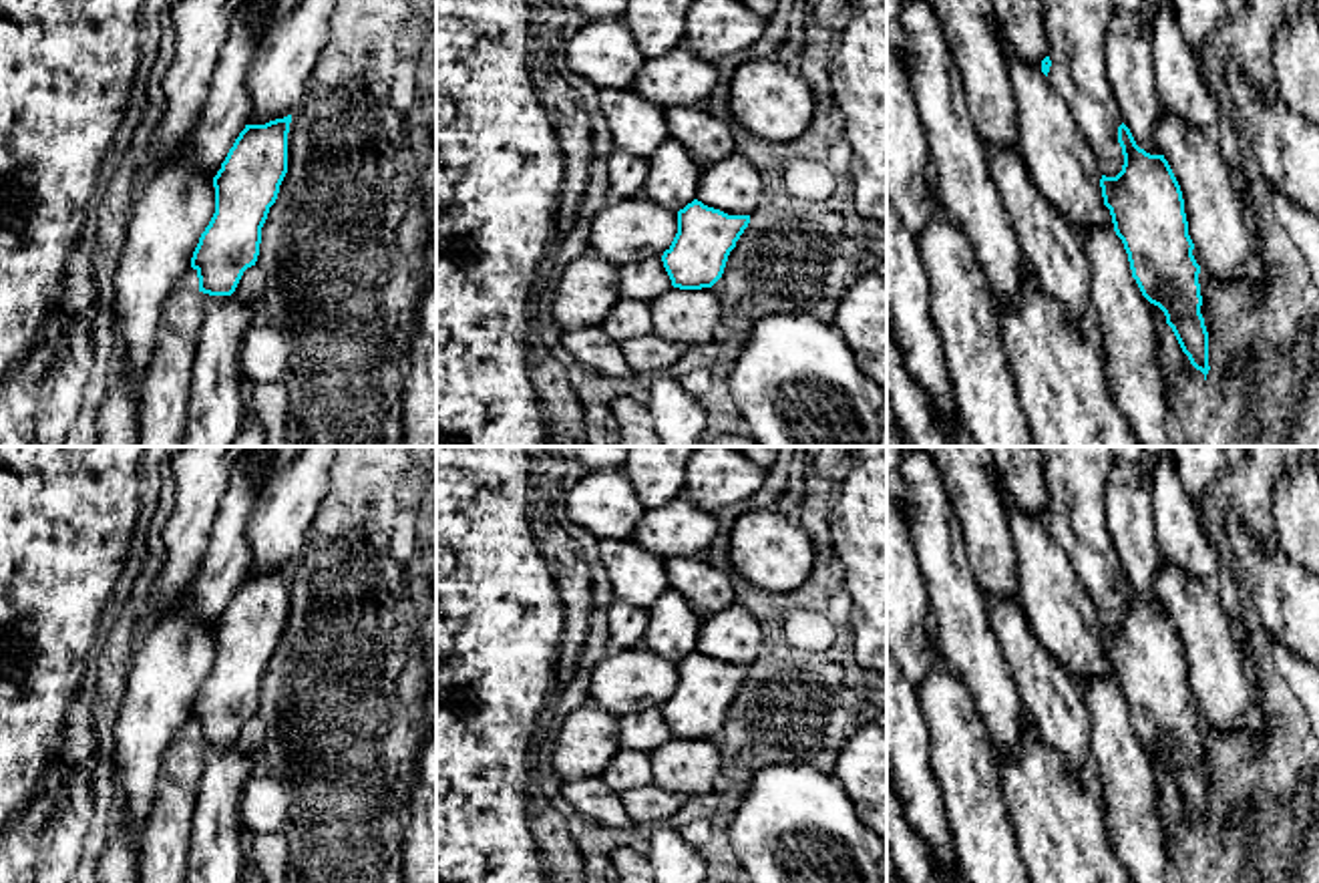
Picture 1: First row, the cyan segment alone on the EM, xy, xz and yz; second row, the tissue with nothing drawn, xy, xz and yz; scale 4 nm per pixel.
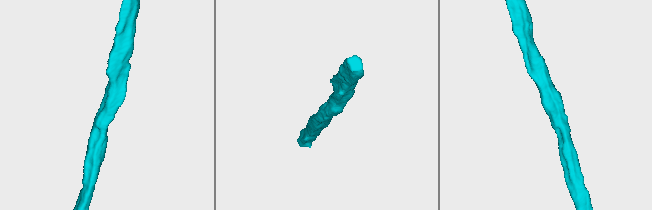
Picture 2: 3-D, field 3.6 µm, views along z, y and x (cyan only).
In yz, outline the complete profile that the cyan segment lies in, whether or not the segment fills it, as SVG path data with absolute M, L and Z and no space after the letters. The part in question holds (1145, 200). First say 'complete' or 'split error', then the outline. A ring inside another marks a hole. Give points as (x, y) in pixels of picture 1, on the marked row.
complete | M1124 123L1118 143L1124 165L1116 177L1102 175L1104 205L1142 296L1164 312L1182 352L1206 380L1210 366L1200 314L1200 266L1192 255L1180 185L1164 155L1140 149Z

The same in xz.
complete | M694 199L678 211L678 233L662 261L674 288L712 288L724 274L730 251L750 215L728 215Z

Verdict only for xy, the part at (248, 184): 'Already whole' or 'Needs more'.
Already whole

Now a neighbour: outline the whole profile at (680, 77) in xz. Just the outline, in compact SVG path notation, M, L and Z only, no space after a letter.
M682 44L662 56L645 58L631 89L668 109L702 105L716 84L716 62L704 60Z

